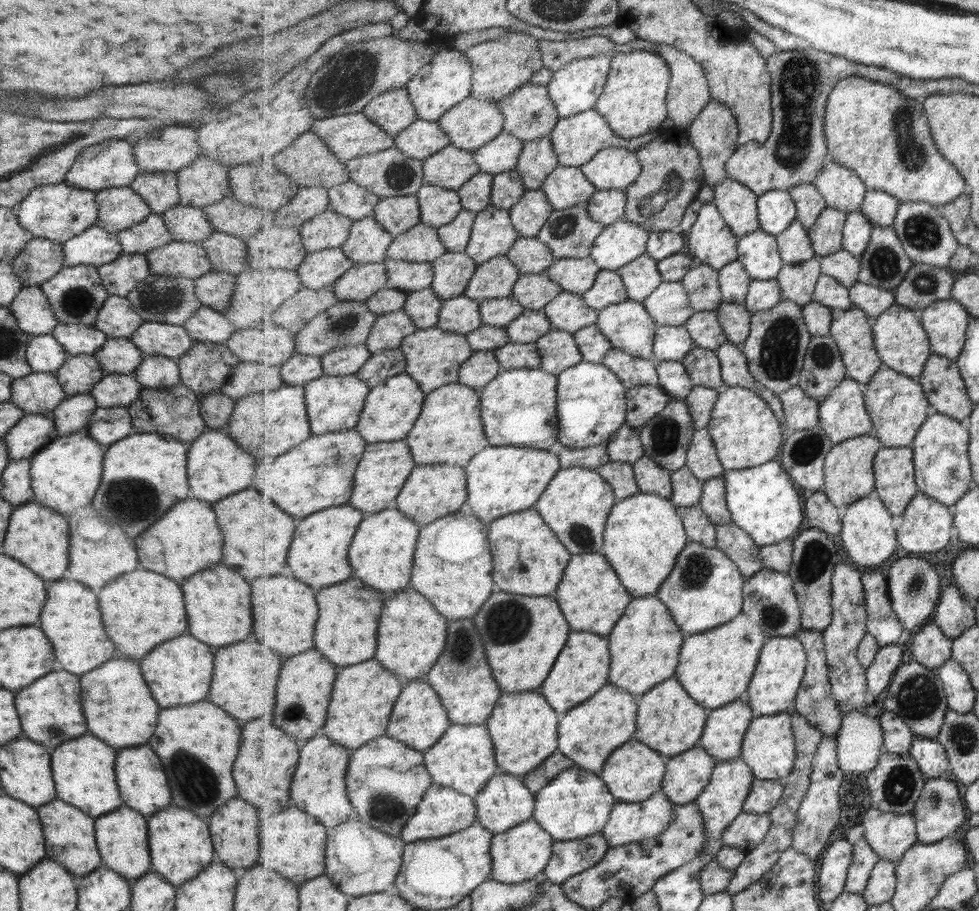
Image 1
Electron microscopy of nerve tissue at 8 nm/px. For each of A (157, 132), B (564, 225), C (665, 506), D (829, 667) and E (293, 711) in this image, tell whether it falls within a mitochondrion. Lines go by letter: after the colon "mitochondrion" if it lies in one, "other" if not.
A: other
B: mitochondrion
C: other
D: other
E: mitochondrion

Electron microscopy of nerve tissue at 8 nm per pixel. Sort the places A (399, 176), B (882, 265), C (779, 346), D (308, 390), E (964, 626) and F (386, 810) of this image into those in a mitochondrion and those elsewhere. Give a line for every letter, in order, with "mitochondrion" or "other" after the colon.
A: mitochondrion
B: mitochondrion
C: mitochondrion
D: other
E: other
F: mitochondrion

